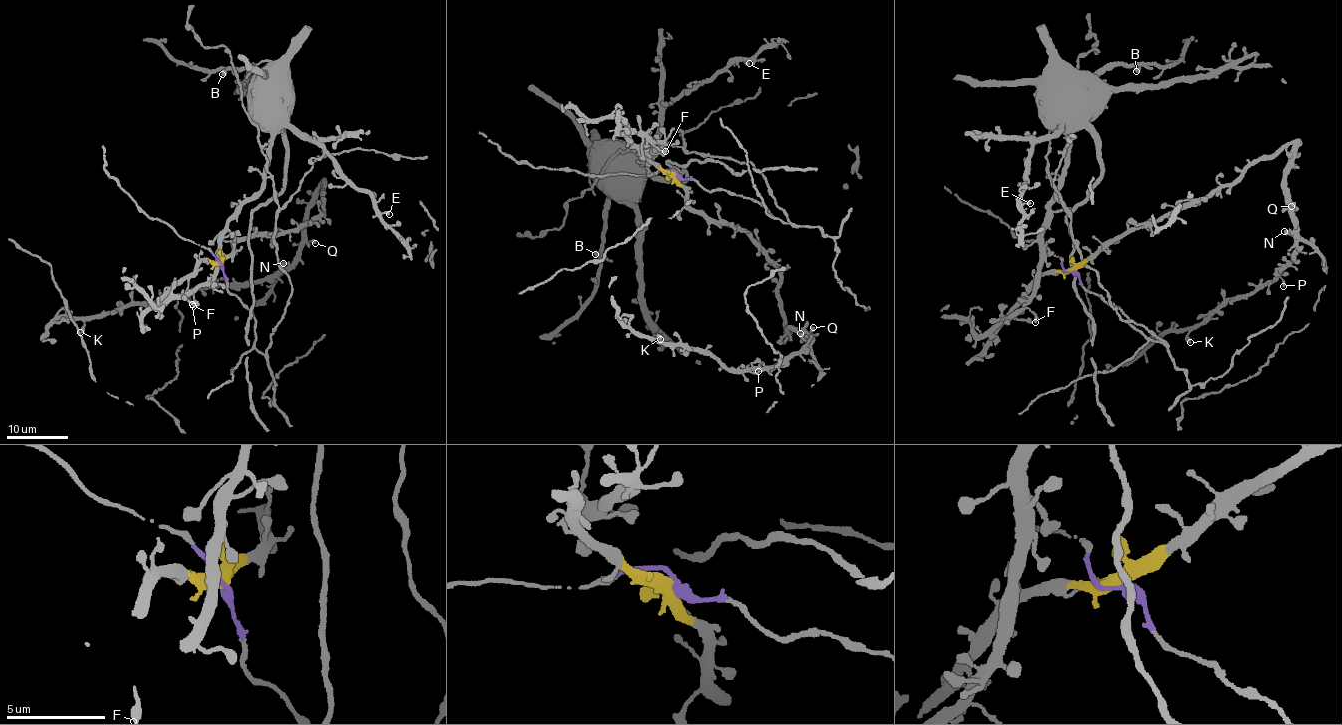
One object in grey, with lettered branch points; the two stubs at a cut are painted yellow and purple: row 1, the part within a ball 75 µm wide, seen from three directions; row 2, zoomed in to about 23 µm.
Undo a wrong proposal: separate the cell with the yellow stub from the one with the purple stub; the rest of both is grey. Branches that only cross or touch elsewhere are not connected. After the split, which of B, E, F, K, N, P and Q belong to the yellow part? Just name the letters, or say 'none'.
K, N, P, Q

